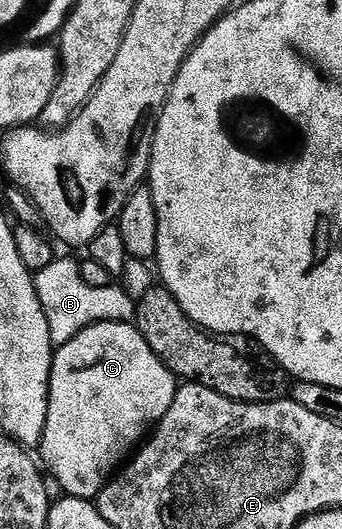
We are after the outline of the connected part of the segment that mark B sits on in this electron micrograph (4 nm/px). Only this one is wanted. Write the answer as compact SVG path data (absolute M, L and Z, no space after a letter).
M58 256L47 267L43 267L43 271L35 274L33 282L35 283L35 291L39 295L39 303L43 307L43 315L47 317L47 331L51 335L51 343L54 347L60 347L71 339L75 339L75 335L79 335L87 327L98 325L99 323L107 323L108 321L124 321L132 322L137 316L137 303L125 289L120 289L117 283L109 283L113 285L92 285L91 282L85 281L85 277L81 274L81 269L69 257Z

